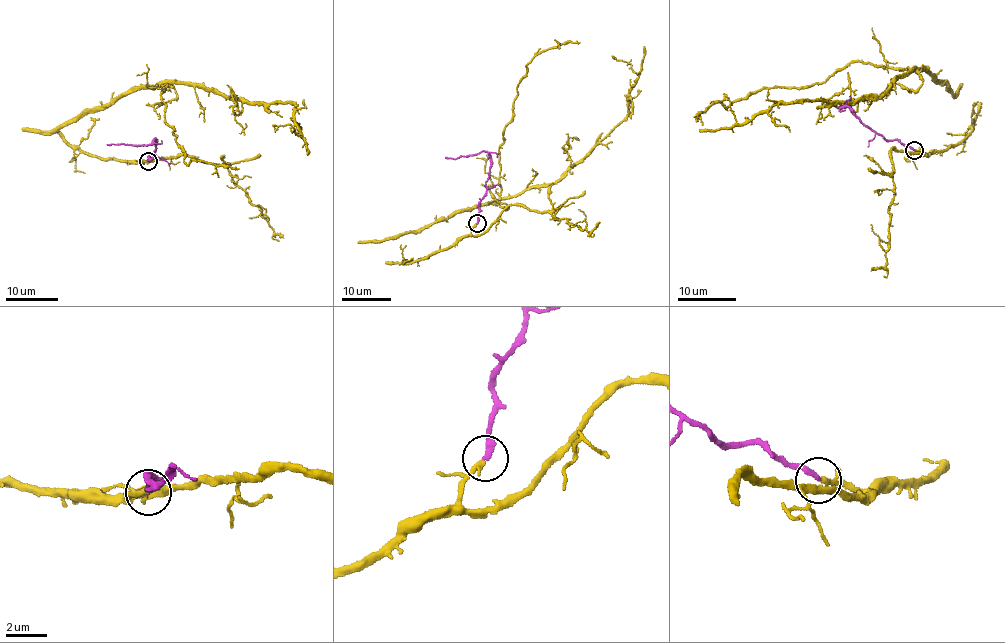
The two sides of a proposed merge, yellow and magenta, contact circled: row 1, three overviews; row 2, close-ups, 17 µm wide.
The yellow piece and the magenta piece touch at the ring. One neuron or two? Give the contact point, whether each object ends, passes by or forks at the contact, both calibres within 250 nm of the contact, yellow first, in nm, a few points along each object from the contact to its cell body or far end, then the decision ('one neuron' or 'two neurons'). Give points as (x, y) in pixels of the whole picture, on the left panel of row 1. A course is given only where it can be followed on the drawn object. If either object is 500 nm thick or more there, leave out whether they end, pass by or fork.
place (148, 161); yellow ends; magenta ends; calibres 260 and 280 nm; course yellow (149, 160), (91, 156), (48, 133), (169, 84), (293, 105), (303, 138), (289, 124), (275, 132); course magenta (149, 160), (149, 157), (149, 159), (154, 155), (155, 140), (140, 146), (106, 145); one neuron

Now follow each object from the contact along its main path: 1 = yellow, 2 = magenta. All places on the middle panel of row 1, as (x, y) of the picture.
1: (477, 223), (419, 259), (386, 261), (385, 239), (548, 186), (586, 156), (626, 115), (638, 74), (614, 57)
2: (477, 223), (480, 200), (486, 192), (490, 155), (480, 151), (456, 158), (445, 157)

